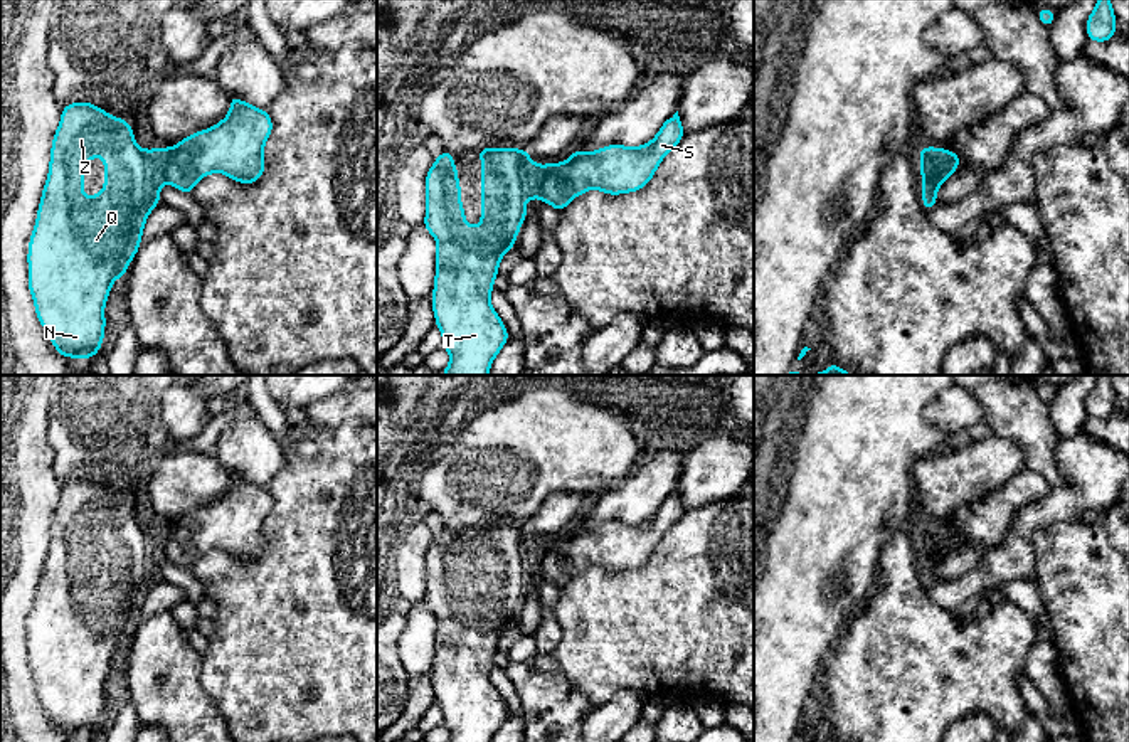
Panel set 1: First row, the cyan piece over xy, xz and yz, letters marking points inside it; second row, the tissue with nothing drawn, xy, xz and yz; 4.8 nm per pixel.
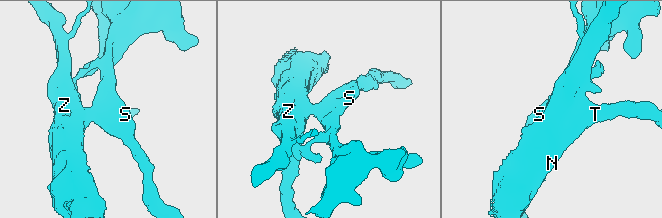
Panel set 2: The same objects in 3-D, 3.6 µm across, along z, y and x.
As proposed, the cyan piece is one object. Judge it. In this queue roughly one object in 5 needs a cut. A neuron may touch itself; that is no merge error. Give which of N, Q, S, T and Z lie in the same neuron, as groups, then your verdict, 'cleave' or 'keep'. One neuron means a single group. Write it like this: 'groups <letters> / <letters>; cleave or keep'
groups N Q T Z / S; cleave

